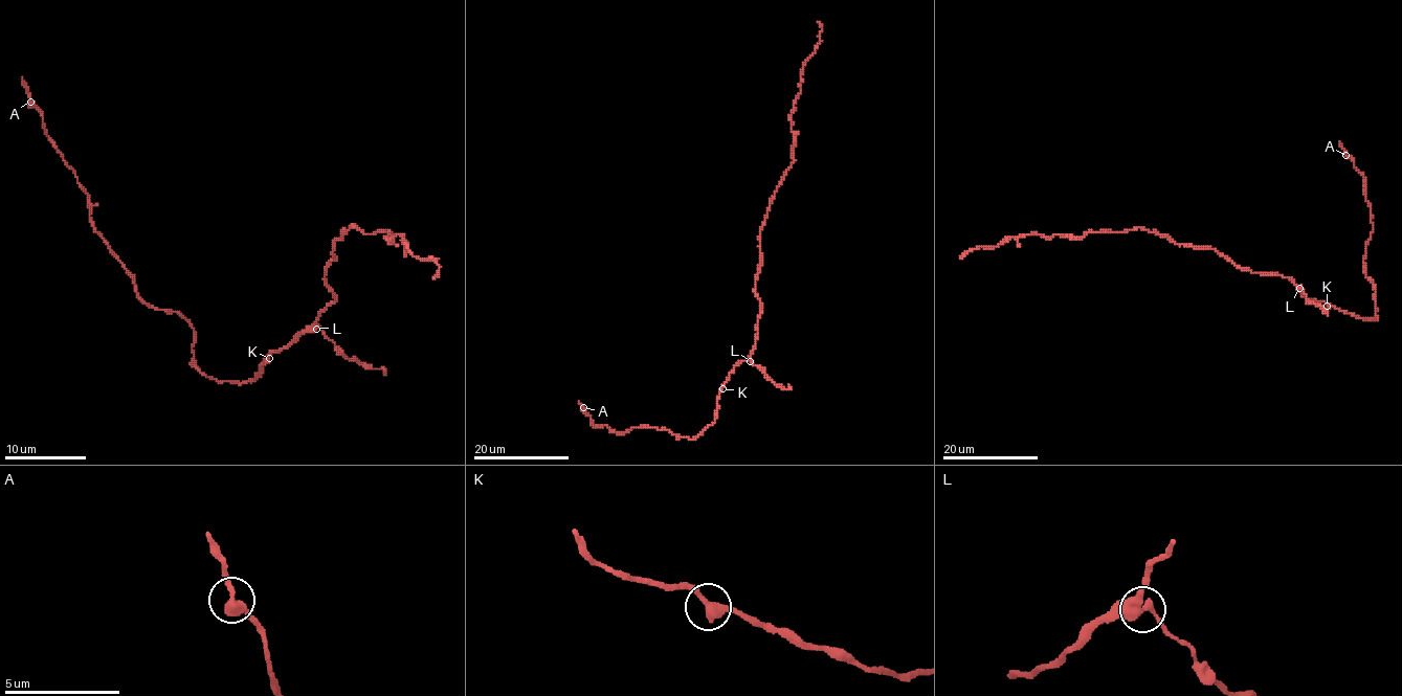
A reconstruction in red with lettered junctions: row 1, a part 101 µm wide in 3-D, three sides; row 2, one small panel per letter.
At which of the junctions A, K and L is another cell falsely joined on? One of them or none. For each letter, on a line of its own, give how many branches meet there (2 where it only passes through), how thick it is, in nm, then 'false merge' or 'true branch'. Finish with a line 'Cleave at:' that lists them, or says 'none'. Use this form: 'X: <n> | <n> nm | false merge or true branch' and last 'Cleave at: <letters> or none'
A: 2 | 400 nm | true branch
K: 2 | 380 nm | true branch
L: 3 | 360 nm | false merge
Cleave at: L

